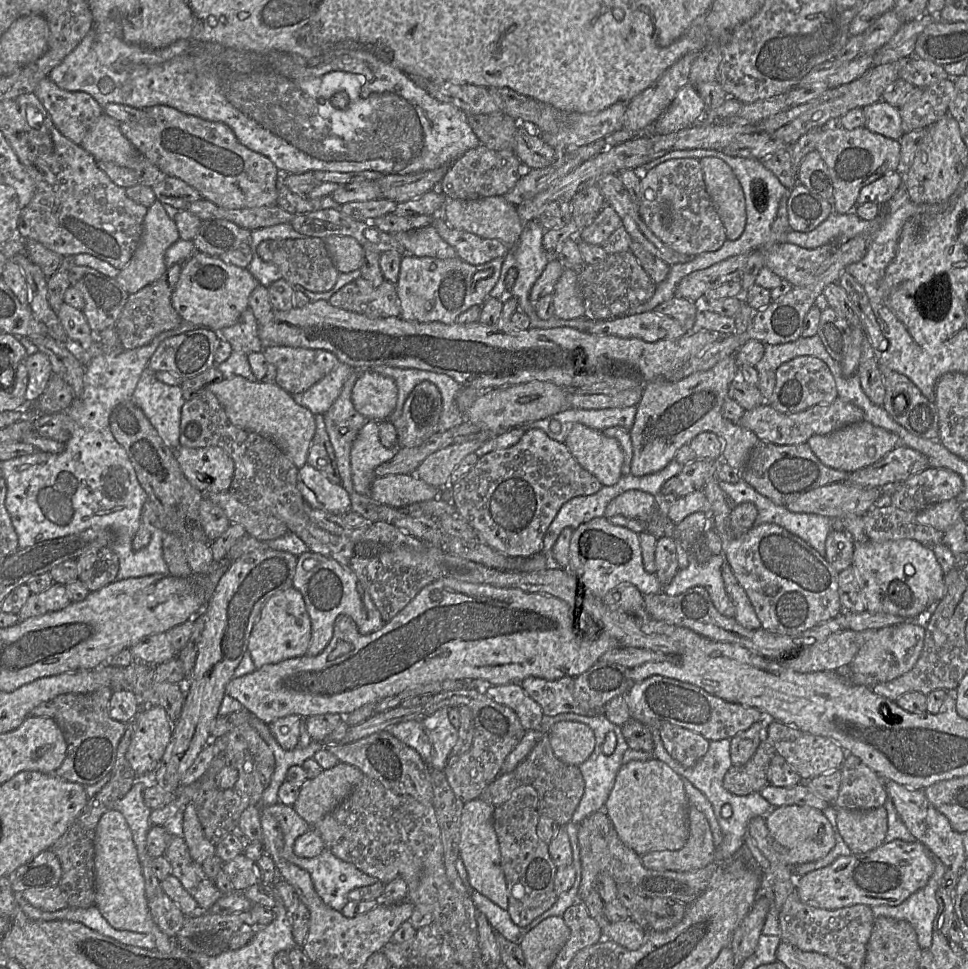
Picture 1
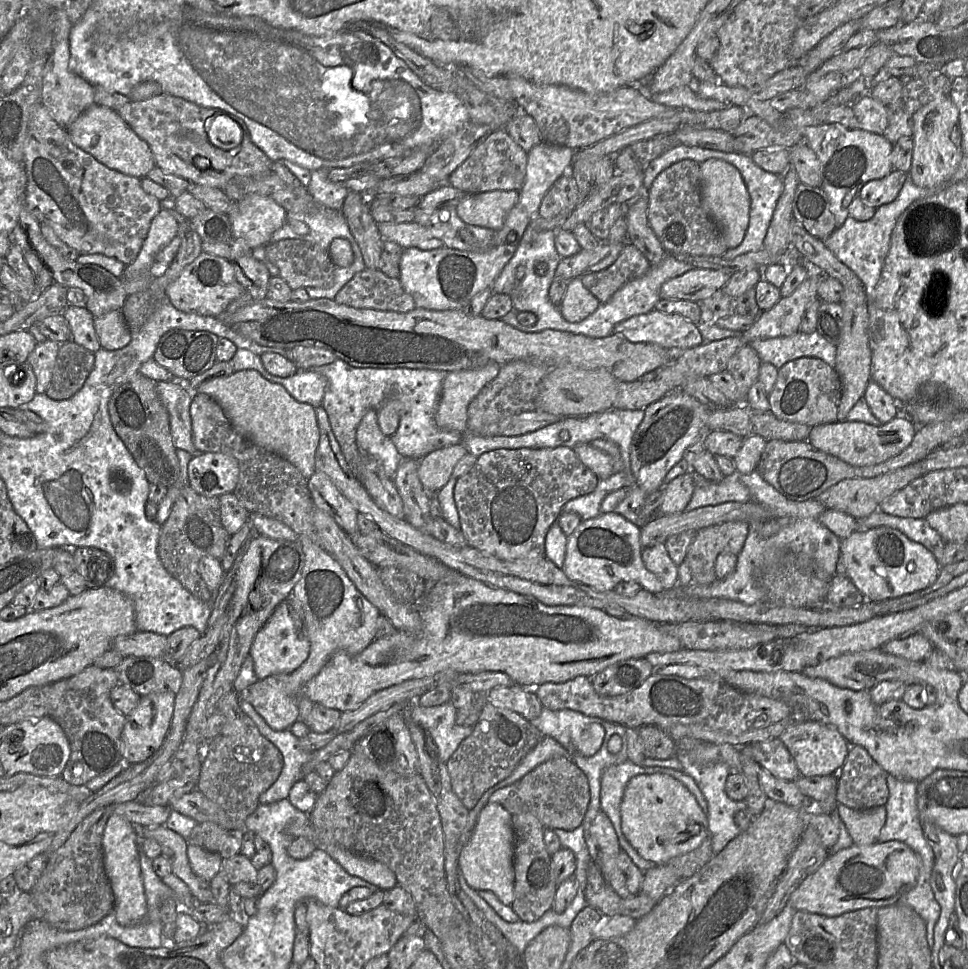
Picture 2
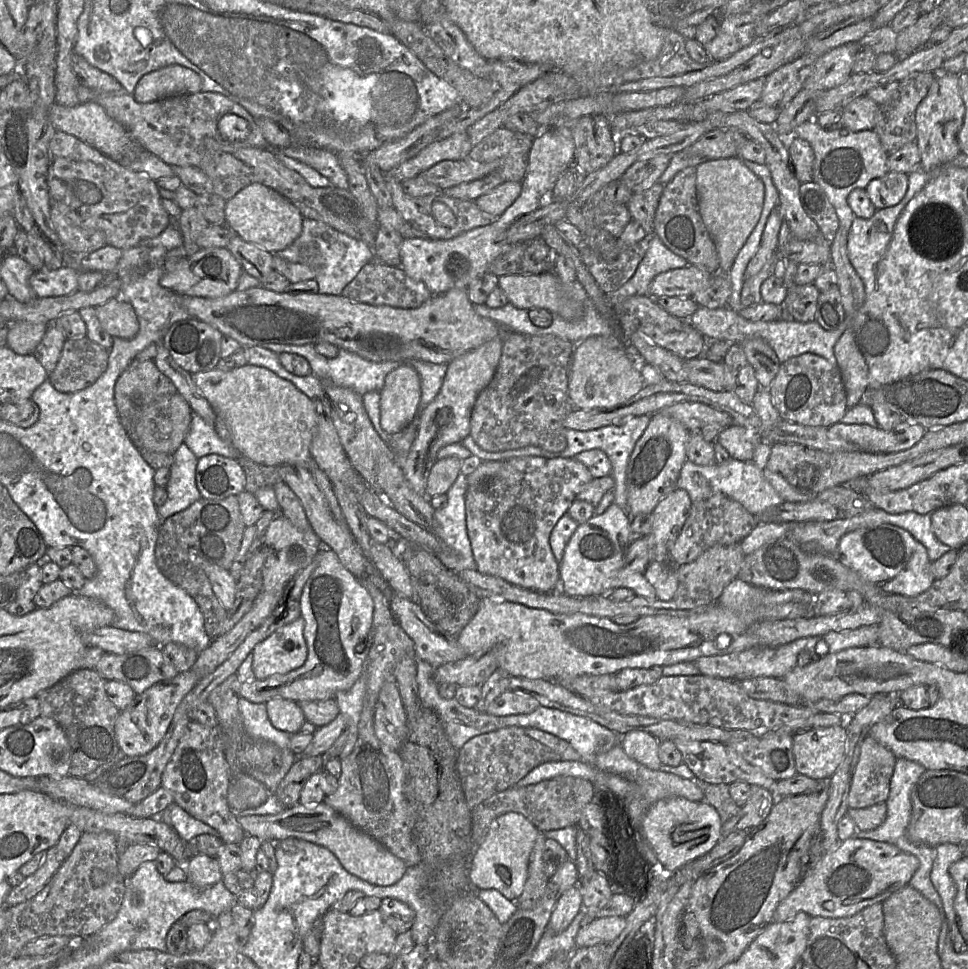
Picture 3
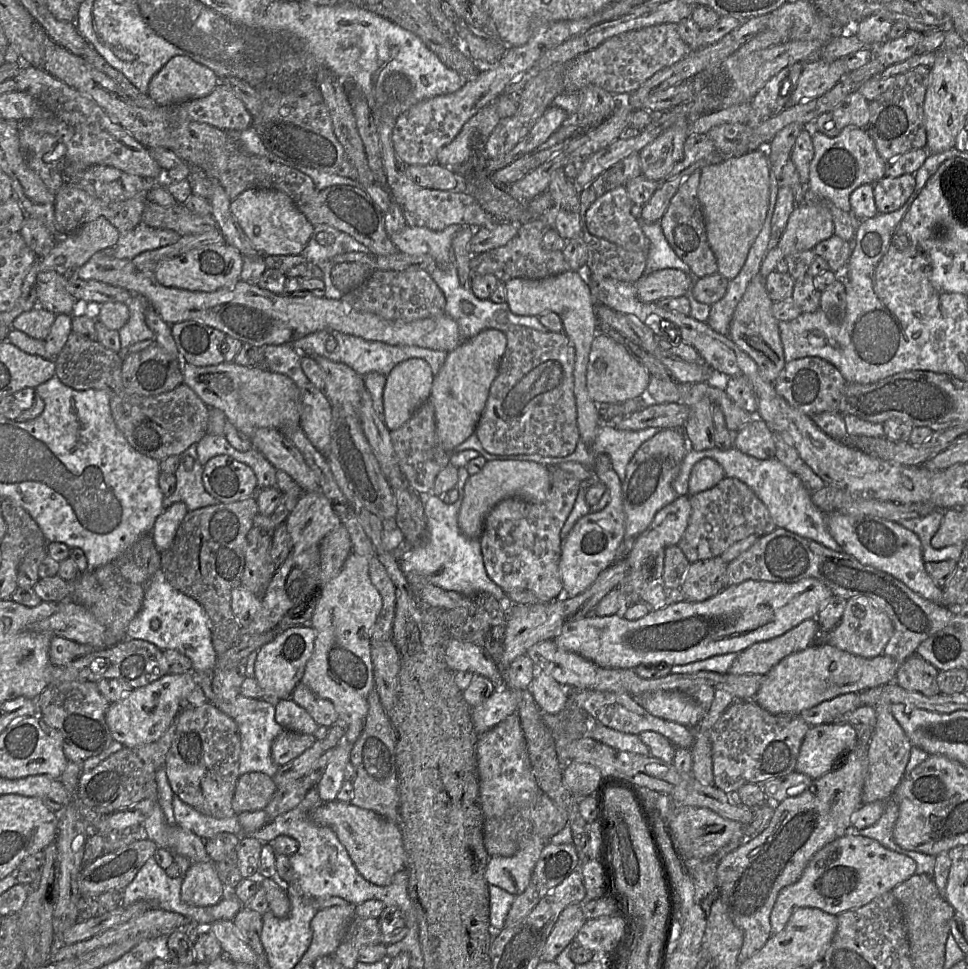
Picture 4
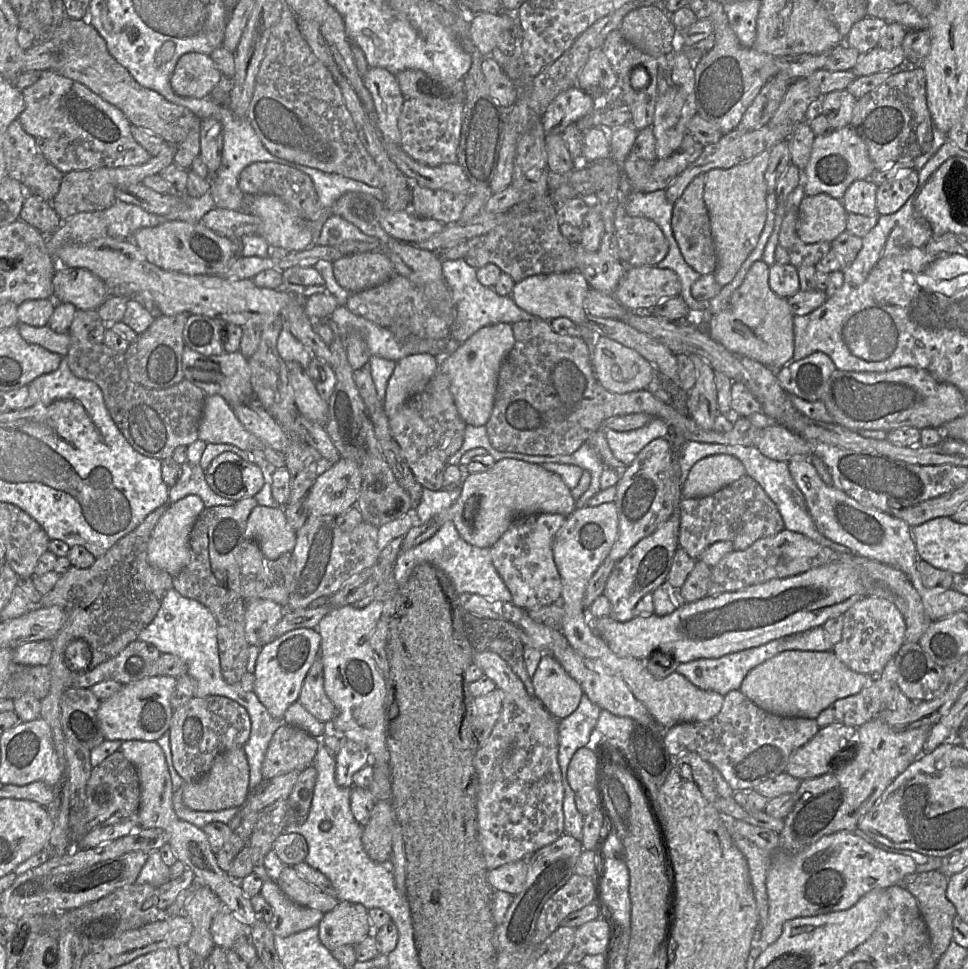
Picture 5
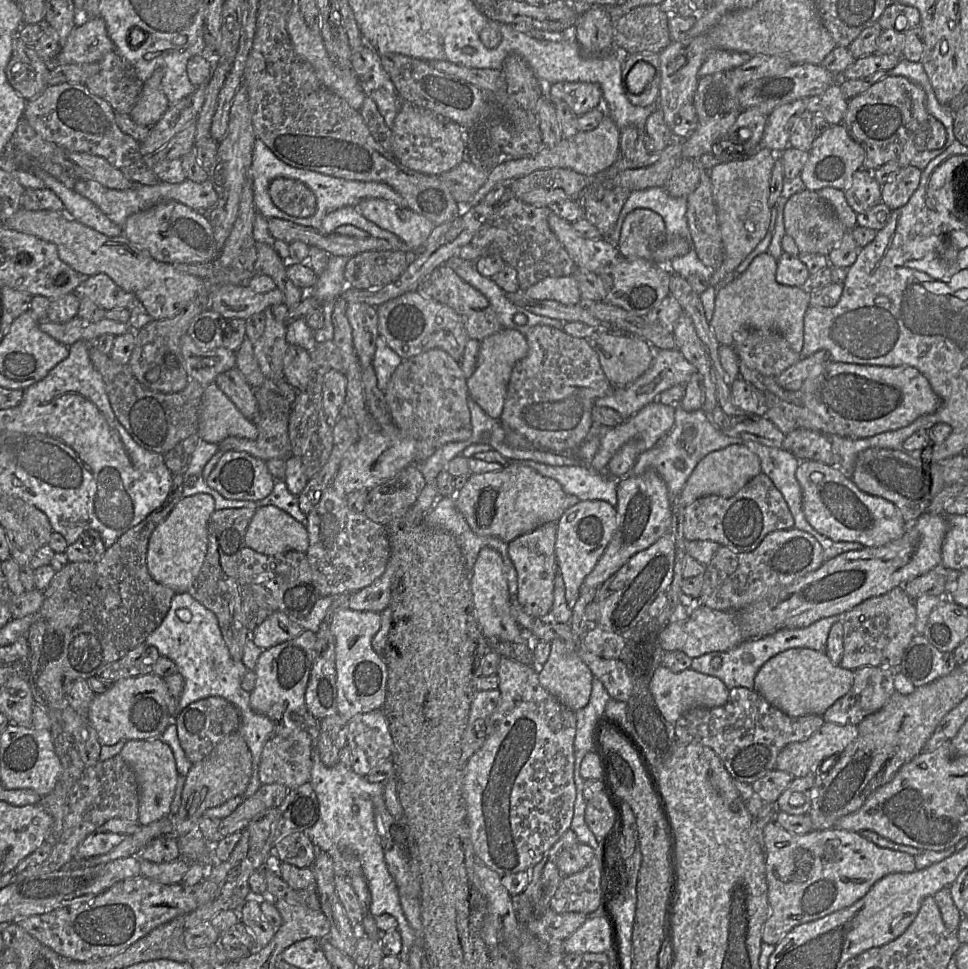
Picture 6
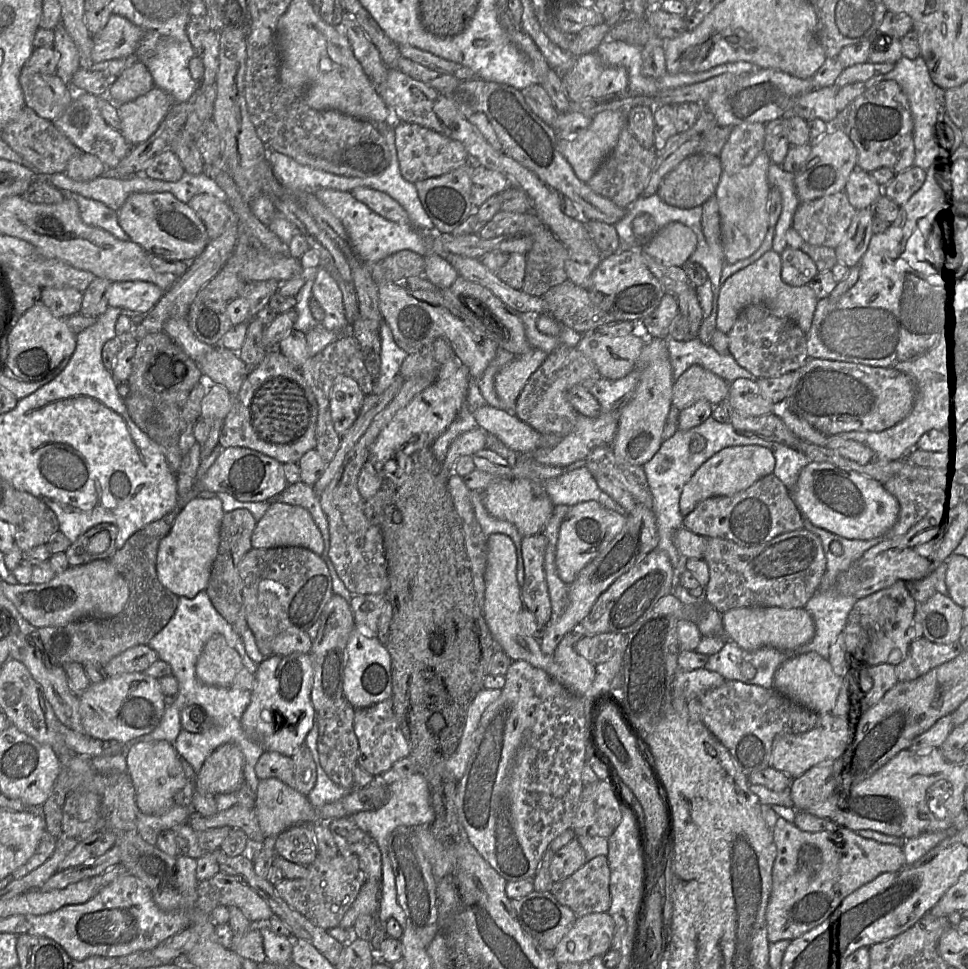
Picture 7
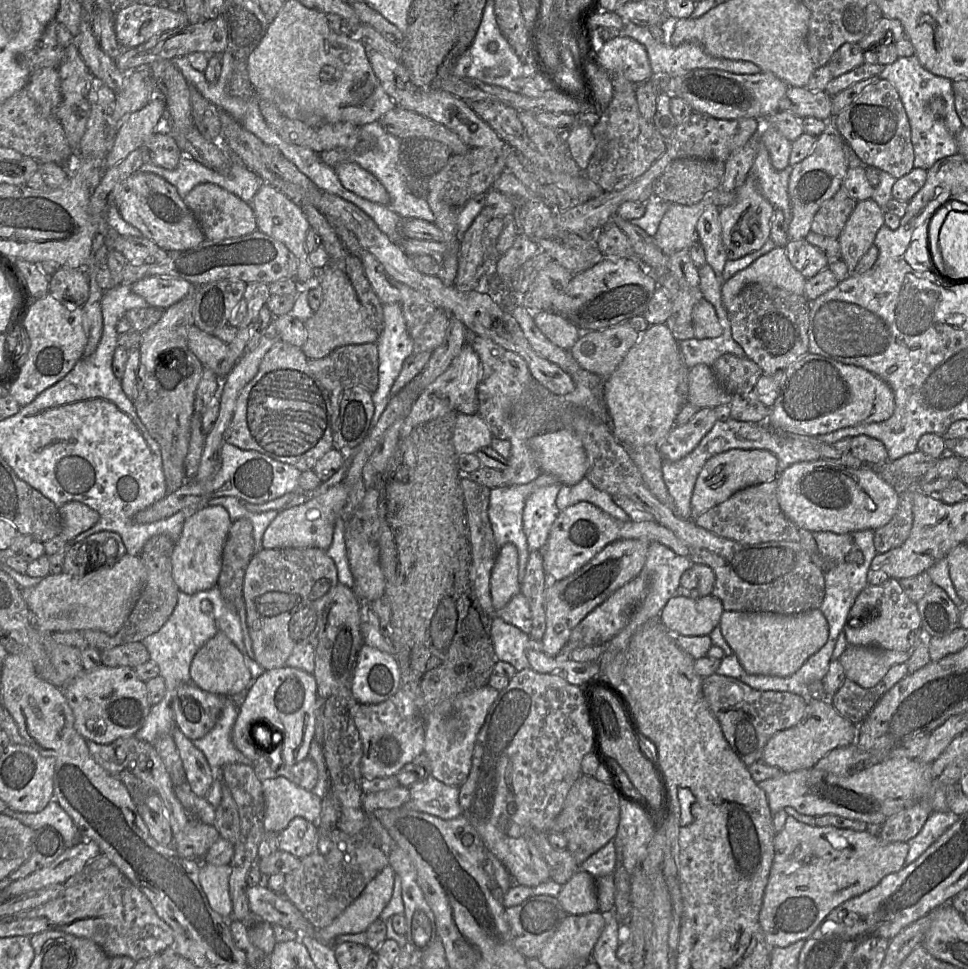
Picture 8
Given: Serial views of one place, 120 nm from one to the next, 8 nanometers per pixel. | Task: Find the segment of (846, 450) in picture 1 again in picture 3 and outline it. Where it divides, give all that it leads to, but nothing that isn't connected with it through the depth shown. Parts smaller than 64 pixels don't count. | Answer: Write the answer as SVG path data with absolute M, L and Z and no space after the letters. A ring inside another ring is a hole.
M902 421L892 430L873 428L865 424L843 424L838 422L829 428L835 435L856 444L863 452L896 453L914 446L926 429L918 424Z

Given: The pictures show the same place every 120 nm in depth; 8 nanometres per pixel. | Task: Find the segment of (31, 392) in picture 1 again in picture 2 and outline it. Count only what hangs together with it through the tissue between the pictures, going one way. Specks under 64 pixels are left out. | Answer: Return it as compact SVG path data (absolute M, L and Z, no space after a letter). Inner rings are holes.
M46 339L37 343L27 362L36 376L36 393L45 393L50 383L60 343Z

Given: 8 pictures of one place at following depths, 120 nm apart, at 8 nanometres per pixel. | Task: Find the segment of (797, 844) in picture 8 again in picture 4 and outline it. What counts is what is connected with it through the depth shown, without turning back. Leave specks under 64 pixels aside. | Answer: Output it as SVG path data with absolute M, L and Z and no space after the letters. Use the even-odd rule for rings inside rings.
M688 805L676 806L670 812L670 829L678 843L678 853L683 860L715 858L718 851L731 841L742 841L745 824L729 820L708 808ZM850 831L819 850L809 861L800 879L779 892L770 914L771 935L779 933L792 914L800 908L816 908L835 916L858 909L877 897L891 892L895 887L915 875L916 867L916 862L909 856L889 850L874 839Z

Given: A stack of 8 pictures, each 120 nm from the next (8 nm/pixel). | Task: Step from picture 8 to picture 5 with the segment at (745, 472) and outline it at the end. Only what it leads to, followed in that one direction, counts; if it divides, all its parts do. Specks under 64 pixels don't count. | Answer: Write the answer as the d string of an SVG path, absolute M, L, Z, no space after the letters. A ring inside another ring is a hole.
M716 454L696 462L682 487L682 498L712 495L745 475L742 462L728 454Z

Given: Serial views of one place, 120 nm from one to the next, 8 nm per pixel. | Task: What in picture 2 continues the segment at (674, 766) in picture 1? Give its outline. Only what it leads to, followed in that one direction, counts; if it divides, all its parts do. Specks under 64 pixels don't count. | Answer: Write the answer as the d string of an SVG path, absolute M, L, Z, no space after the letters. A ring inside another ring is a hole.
M677 750L673 757L676 757L680 761L683 767L683 772L695 780L695 783L701 790L707 802L708 830L712 841L713 855L717 855L728 845L730 841L743 832L735 823L734 816L740 810L747 810L746 802L745 799L742 801L732 800L726 794L725 783L727 777L731 773L731 769L727 764L719 762L699 767L690 761L686 753L687 752L678 752Z

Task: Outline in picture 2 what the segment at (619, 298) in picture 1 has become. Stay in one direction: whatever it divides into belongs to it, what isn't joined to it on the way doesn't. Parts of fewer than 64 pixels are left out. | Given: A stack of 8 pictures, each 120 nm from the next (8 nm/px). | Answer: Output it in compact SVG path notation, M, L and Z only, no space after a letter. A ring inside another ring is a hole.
M627 242L612 265L601 271L583 274L581 278L584 286L602 304L626 283L644 276L650 267L642 252Z

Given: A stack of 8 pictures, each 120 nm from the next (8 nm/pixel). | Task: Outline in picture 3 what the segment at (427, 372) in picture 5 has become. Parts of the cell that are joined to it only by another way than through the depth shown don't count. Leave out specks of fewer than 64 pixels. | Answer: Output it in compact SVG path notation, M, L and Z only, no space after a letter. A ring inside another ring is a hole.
M403 364L388 373L380 392L381 427L390 437L393 437L420 413L419 374L412 366Z

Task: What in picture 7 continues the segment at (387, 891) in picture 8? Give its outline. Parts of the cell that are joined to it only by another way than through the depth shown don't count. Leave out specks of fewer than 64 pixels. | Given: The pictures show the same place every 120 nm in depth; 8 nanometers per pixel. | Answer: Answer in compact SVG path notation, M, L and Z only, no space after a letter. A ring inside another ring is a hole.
M366 879L356 899L342 917L339 926L352 929L358 916L363 914L374 915L379 907L380 882Z

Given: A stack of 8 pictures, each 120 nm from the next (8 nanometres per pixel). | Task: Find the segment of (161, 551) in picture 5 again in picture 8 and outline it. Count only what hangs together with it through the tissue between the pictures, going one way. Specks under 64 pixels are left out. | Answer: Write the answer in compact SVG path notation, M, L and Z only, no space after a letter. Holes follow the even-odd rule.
M207 505L184 522L171 553L172 576L179 591L195 594L216 586L222 567L222 552L232 525L228 511L221 505Z

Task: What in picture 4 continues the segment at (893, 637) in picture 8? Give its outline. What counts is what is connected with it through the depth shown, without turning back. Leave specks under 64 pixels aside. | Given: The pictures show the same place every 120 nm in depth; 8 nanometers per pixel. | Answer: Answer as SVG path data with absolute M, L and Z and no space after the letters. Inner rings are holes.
M857 596L847 600L846 608L839 624L831 631L825 632L825 642L864 658L874 658L883 654L885 646L893 634L890 618L865 596Z

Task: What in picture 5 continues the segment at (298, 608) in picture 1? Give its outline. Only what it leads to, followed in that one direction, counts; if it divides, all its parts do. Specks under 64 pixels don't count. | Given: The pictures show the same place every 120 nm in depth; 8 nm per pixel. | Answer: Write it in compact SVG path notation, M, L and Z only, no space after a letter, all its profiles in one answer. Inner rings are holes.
M299 628L261 647L255 664L253 691L272 717L282 721L287 708L298 701L305 676L319 656L320 641L316 628Z

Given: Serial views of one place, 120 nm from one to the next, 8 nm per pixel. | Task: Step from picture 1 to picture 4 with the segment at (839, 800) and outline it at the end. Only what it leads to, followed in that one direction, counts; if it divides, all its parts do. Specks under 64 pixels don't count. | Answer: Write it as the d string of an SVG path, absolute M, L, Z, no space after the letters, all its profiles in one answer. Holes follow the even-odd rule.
M881 703L875 706L876 724L867 747L868 769L862 793L863 804L888 801L906 776L905 770L913 745L893 716L890 705Z

